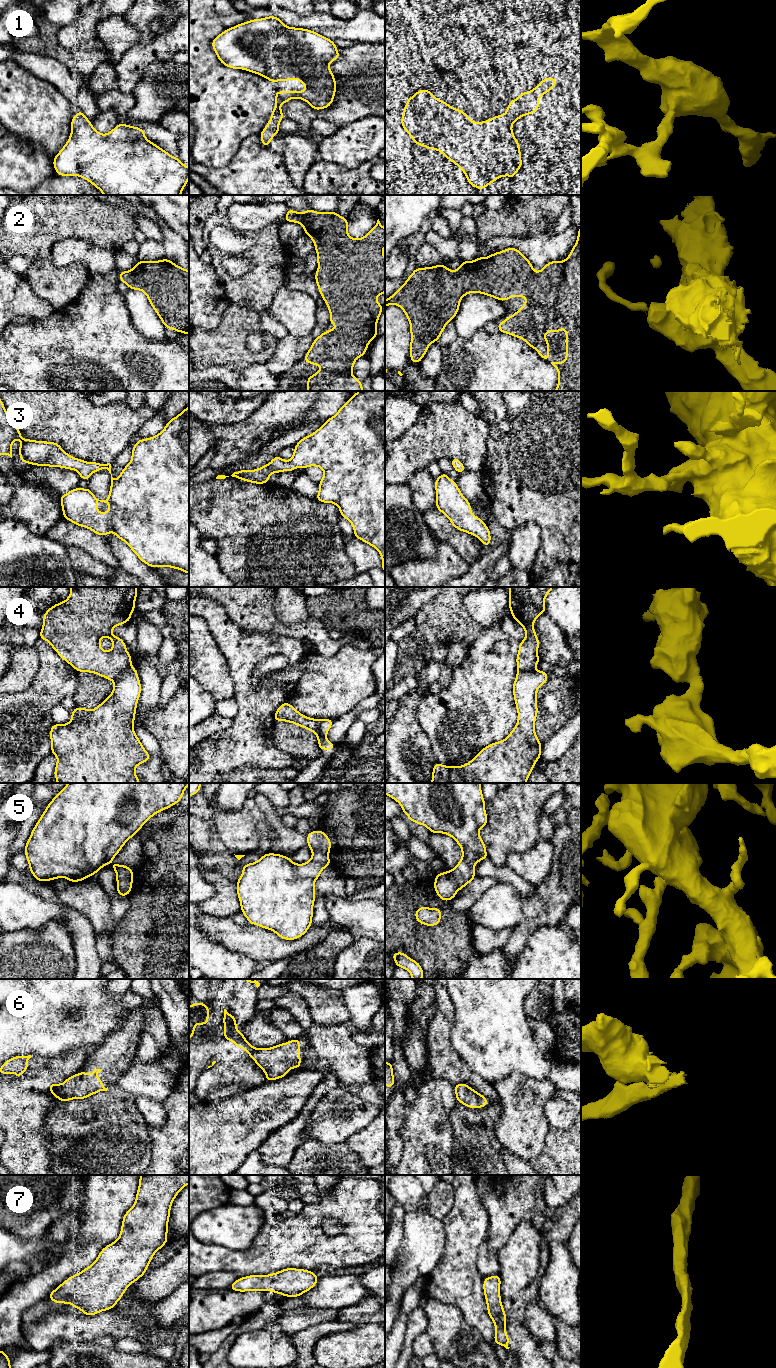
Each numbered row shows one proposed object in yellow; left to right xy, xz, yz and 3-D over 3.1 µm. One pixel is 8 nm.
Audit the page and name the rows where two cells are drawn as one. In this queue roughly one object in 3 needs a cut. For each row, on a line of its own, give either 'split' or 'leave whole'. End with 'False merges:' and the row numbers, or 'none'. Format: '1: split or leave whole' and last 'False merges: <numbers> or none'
1: leave whole
2: leave whole
3: leave whole
4: split
5: leave whole
6: split
7: leave whole
False merges: 4, 6

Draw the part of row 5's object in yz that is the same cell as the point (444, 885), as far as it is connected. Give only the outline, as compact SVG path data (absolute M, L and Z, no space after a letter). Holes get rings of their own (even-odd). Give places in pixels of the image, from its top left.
M385 783L385 795L397 801L409 820L427 827L430 833L451 836L461 847L462 858L450 871L438 873L434 890L442 901L454 899L457 892L476 878L475 864L488 858L479 830L487 825L482 783Z

